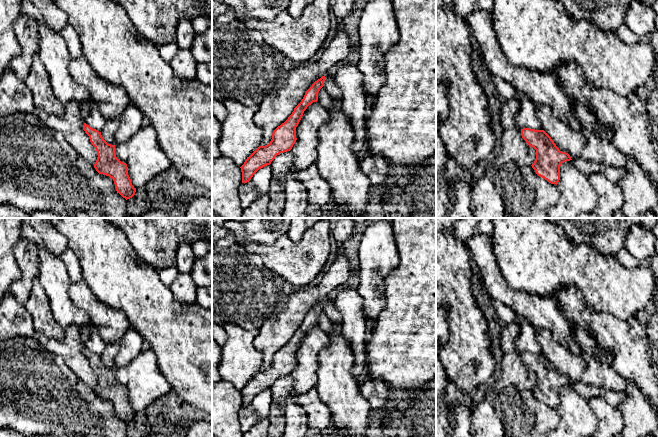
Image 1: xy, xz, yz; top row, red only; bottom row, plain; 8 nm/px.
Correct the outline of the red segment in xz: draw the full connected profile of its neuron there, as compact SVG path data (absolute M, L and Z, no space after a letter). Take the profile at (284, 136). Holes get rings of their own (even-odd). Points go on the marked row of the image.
M322 76L312 84L288 119L273 131L270 143L265 146L259 146L247 157L244 164L240 167L242 183L249 182L259 169L270 165L277 155L292 149L297 140L296 127L307 107L318 101L318 93L324 86L325 79L326 77Z

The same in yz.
M521 129L522 138L536 150L536 159L531 165L536 174L551 184L560 180L560 166L572 160L570 155L562 152L544 130Z

